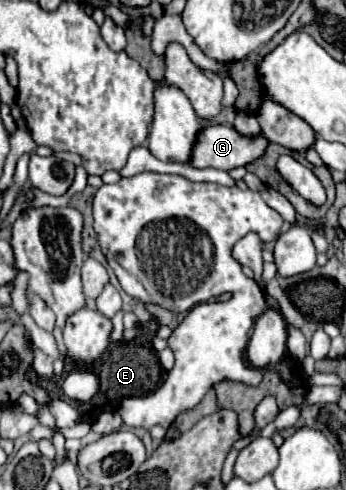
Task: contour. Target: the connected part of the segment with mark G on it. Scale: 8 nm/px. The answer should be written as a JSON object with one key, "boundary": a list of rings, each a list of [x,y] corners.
{"boundary":[[[205,126],[193,150],[191,166],[231,170],[261,158],[269,146],[263,134],[245,136],[233,126]]]}

